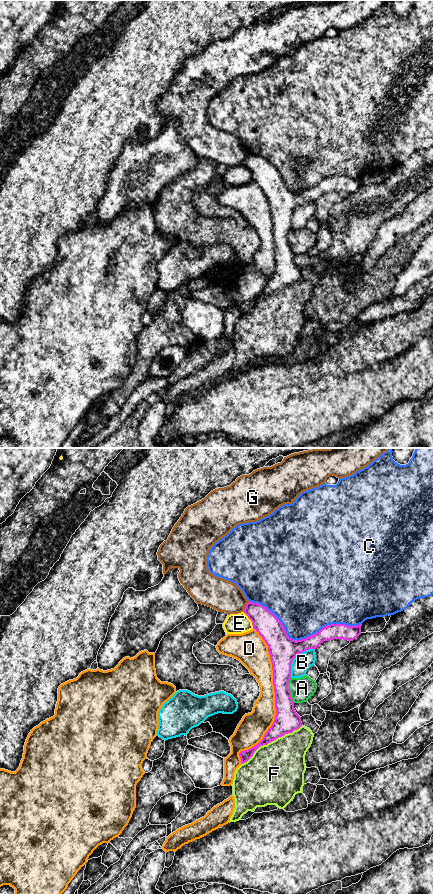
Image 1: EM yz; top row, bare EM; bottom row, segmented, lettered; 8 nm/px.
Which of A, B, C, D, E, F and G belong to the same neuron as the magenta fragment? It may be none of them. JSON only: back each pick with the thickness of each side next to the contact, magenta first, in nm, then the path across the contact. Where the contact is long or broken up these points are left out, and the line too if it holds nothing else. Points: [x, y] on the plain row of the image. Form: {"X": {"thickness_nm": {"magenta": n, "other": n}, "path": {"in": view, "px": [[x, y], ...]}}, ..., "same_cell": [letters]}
{"same_cell": []}

